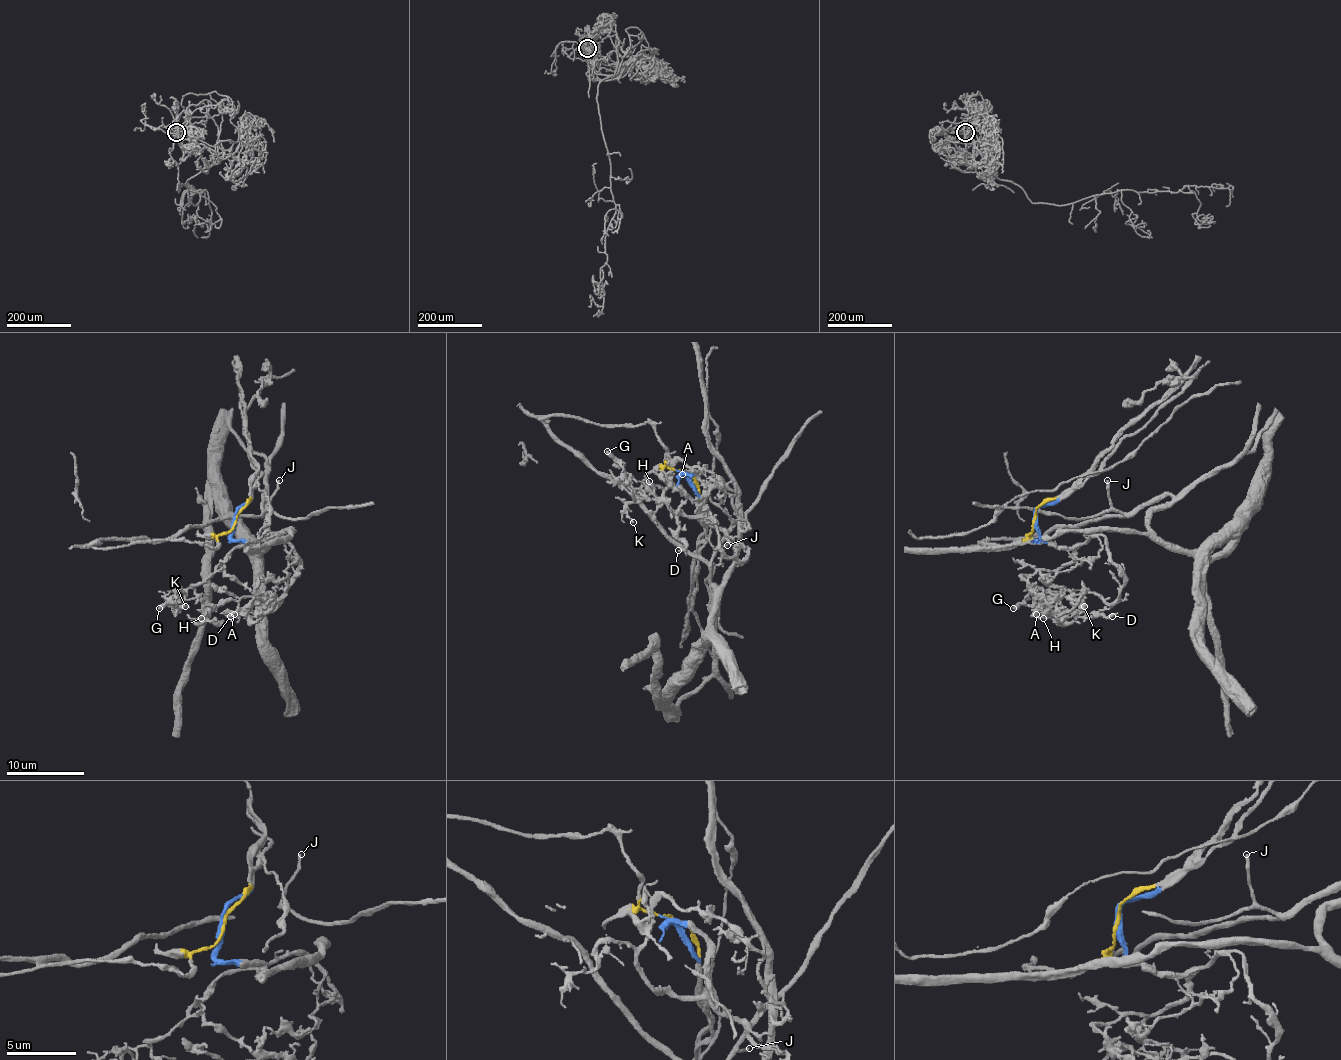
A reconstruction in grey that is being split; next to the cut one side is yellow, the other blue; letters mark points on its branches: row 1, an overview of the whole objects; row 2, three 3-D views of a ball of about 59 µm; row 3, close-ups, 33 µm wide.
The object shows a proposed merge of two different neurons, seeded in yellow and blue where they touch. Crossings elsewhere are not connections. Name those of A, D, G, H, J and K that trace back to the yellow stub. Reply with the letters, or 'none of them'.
J

